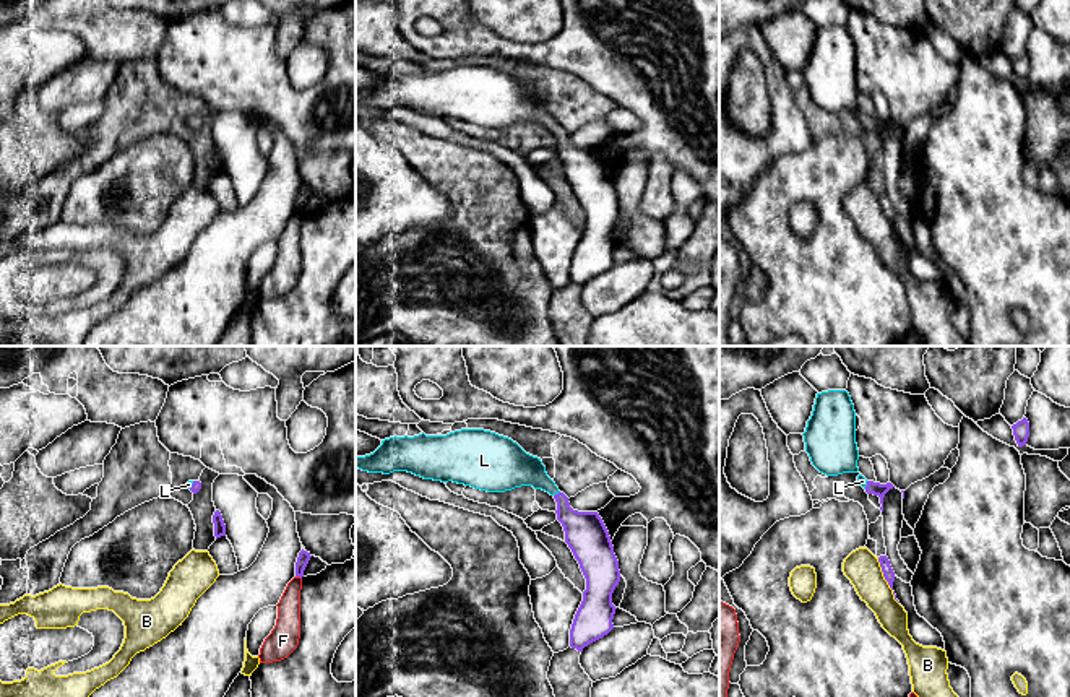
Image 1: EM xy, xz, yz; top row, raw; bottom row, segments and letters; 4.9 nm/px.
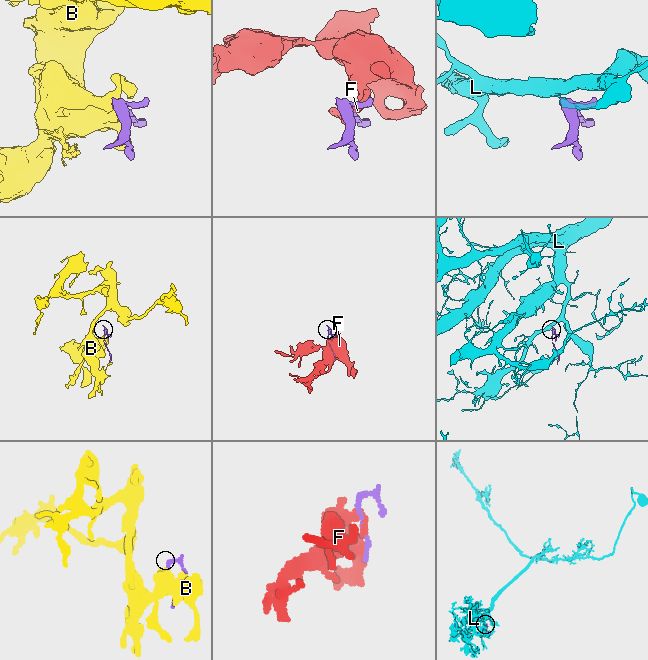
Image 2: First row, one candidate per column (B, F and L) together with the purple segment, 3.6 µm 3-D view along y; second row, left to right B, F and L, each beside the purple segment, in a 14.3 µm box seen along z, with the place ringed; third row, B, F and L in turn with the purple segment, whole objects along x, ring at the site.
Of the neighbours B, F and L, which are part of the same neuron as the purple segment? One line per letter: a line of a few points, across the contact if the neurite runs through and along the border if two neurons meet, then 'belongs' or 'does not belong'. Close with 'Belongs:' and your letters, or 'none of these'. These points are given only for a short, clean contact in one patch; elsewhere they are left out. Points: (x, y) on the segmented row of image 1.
B: does not belong
F: does not belong
L: line xz (585, 532), (564, 510), (556, 494), (531, 471), (513, 467); belongs
Belongs: L

